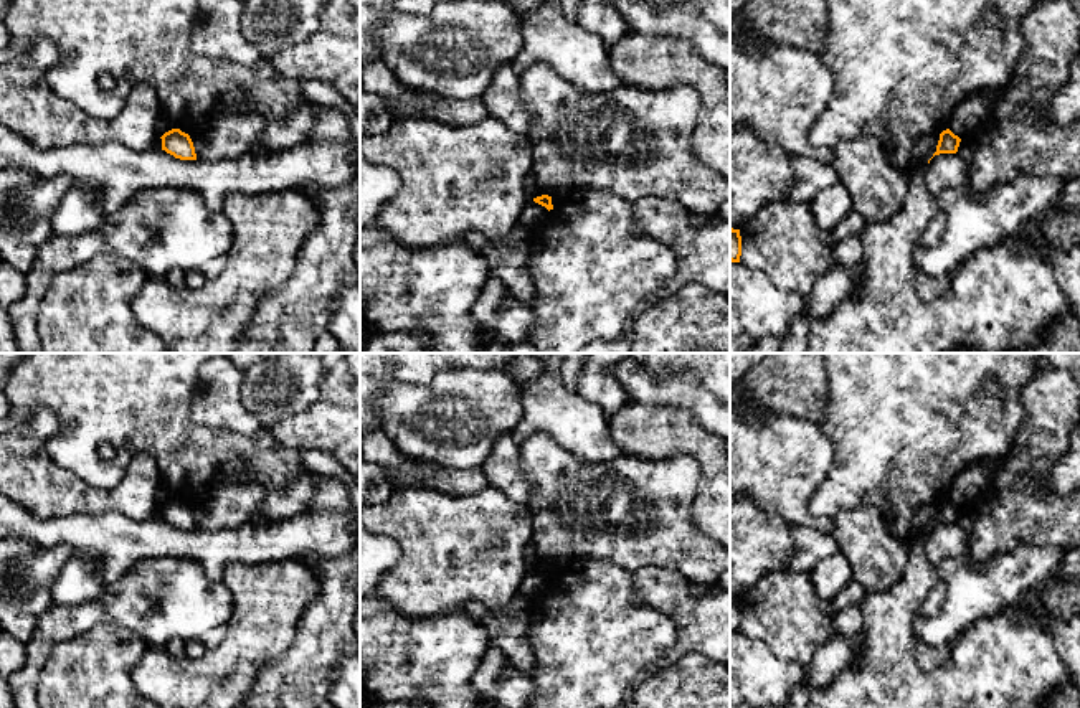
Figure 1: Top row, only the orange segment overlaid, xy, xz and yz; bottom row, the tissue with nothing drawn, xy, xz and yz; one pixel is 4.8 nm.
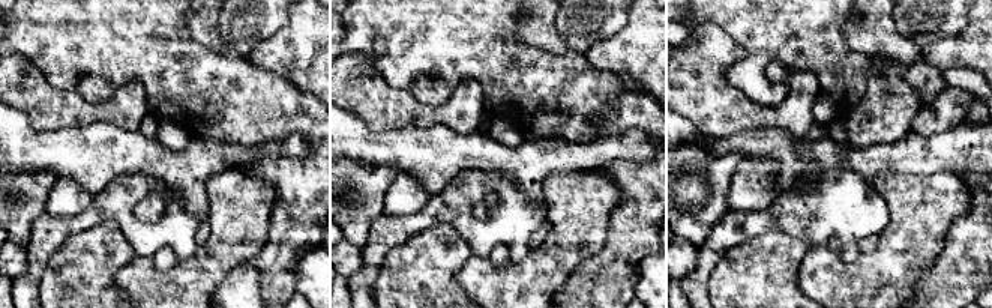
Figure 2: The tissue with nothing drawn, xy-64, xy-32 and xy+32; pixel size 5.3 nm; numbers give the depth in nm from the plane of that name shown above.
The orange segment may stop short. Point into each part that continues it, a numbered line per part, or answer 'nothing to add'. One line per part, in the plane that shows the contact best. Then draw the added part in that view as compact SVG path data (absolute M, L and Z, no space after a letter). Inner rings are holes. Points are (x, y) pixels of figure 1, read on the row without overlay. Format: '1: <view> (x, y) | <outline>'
nothing to add

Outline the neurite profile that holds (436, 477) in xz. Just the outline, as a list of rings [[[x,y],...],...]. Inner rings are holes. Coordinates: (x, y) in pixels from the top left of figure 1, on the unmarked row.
[[[419,459],[424,474],[418,480],[418,489],[436,490],[441,493],[469,495],[484,490],[489,480],[482,467],[452,469],[438,462]]]

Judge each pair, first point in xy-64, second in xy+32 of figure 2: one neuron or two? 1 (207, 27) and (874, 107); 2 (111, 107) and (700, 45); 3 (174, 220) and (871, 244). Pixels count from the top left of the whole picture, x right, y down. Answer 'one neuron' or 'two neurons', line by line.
1: one neuron
2: one neuron
3: two neurons

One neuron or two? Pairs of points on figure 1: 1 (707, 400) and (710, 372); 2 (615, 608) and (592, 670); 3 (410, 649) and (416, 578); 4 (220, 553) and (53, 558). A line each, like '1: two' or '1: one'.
1: two
2: one
3: two
4: two

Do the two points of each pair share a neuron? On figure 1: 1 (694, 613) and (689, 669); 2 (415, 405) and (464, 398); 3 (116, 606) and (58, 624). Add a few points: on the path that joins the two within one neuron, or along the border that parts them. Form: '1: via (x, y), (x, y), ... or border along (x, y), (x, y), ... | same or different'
1: border along (712, 659), (702, 654), (684, 654), (659, 667) | different
2: via (426, 405), (453, 405) | same
3: via (101, 616), (85, 616), (73, 621) | same

